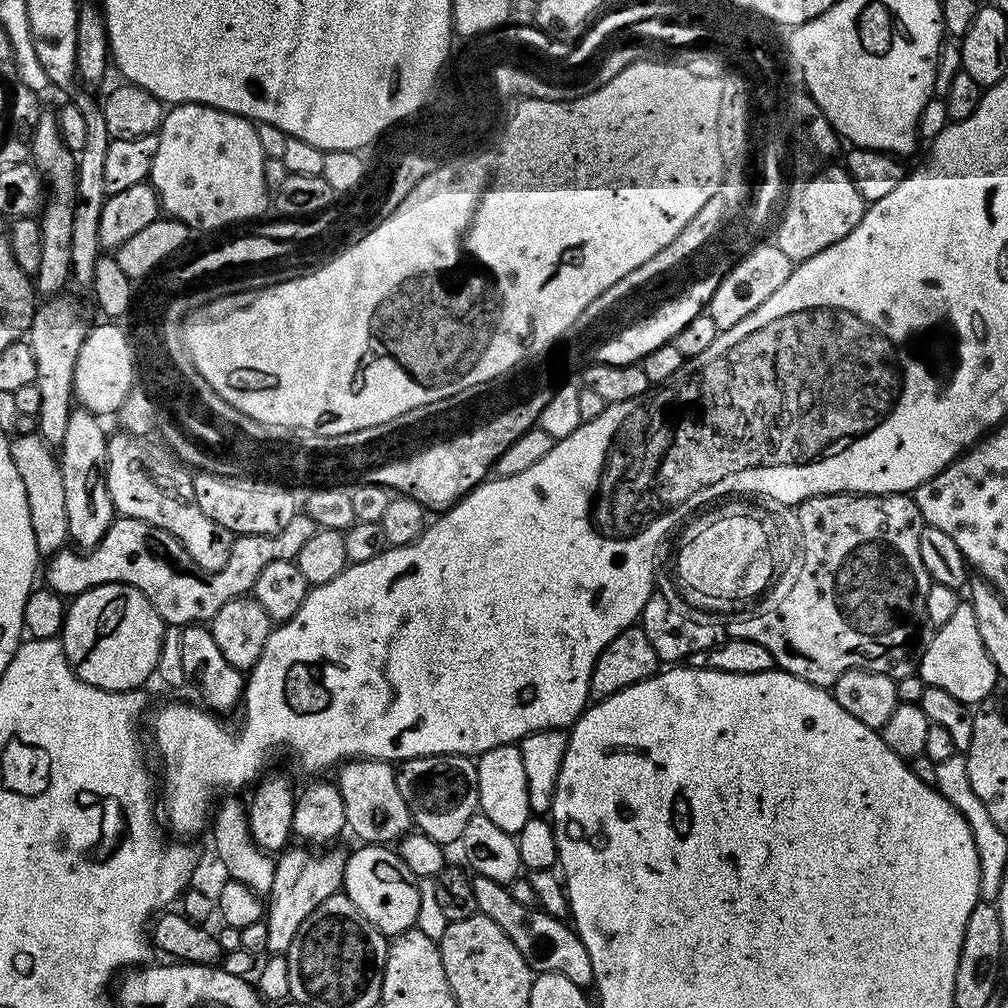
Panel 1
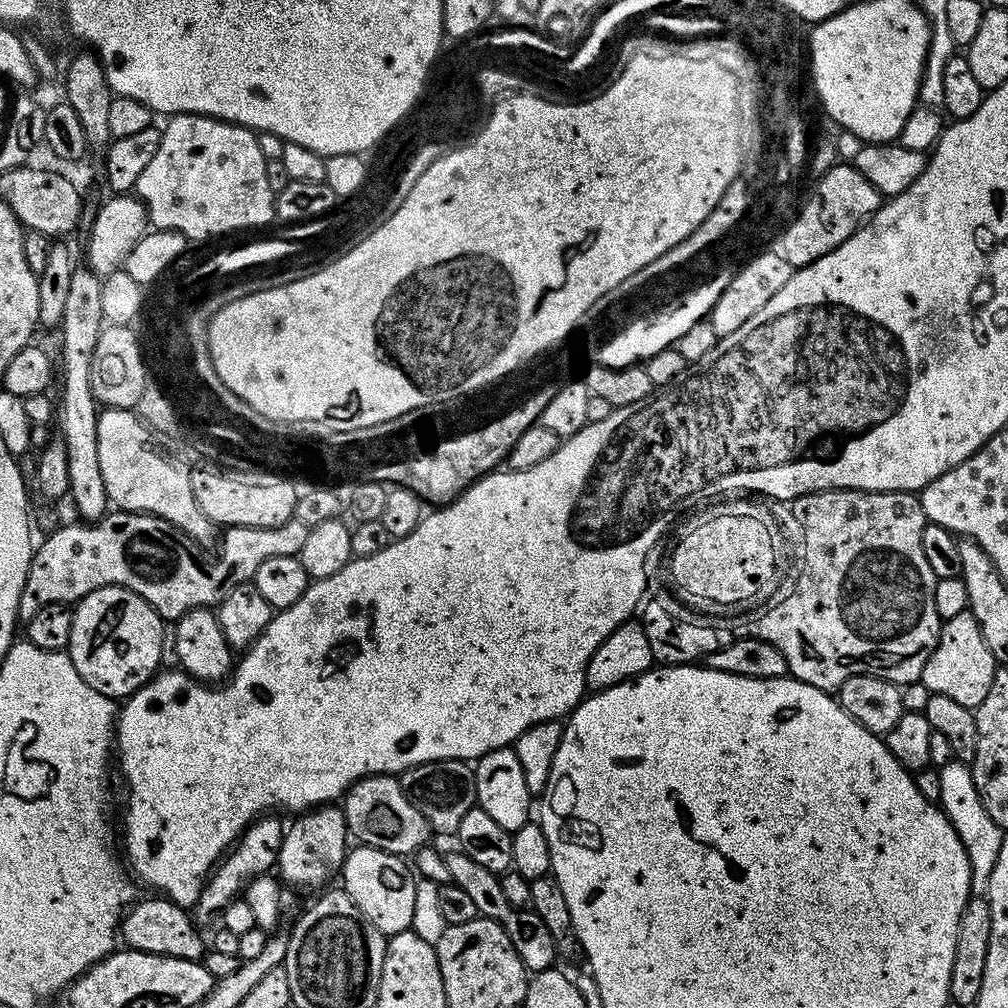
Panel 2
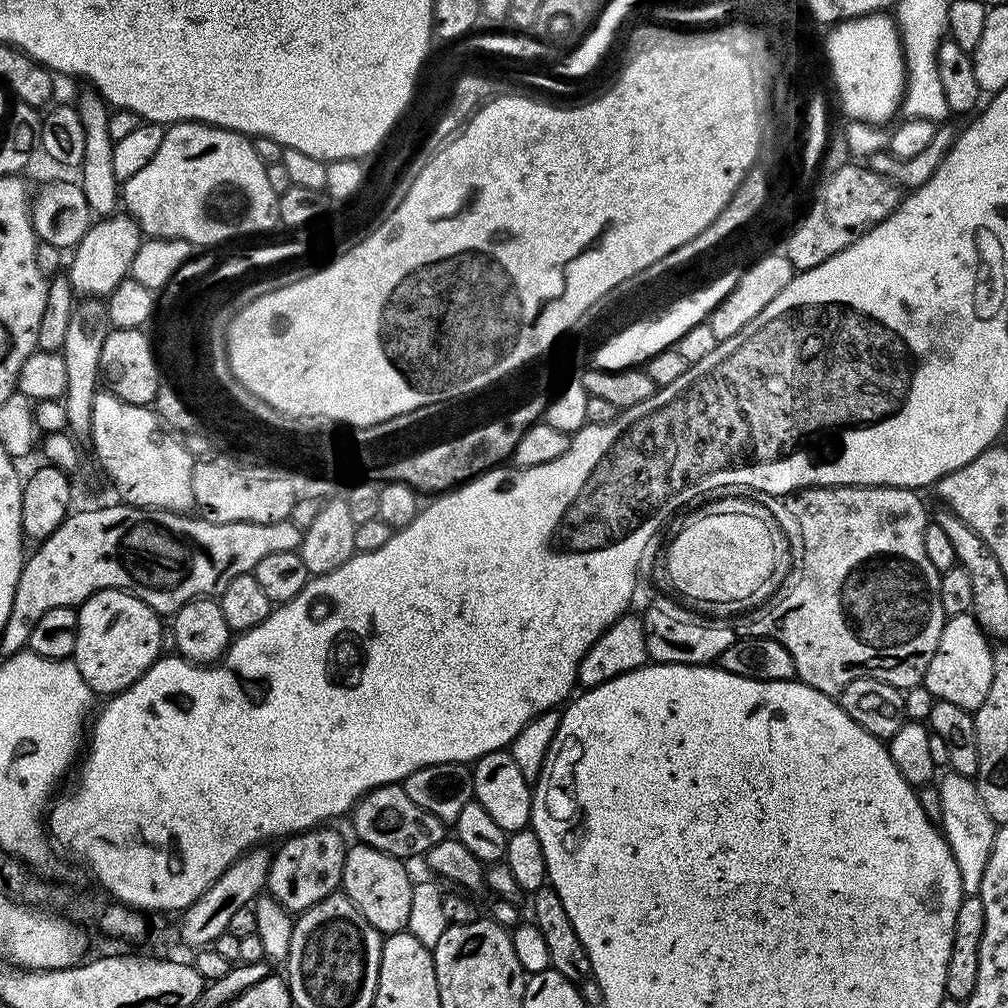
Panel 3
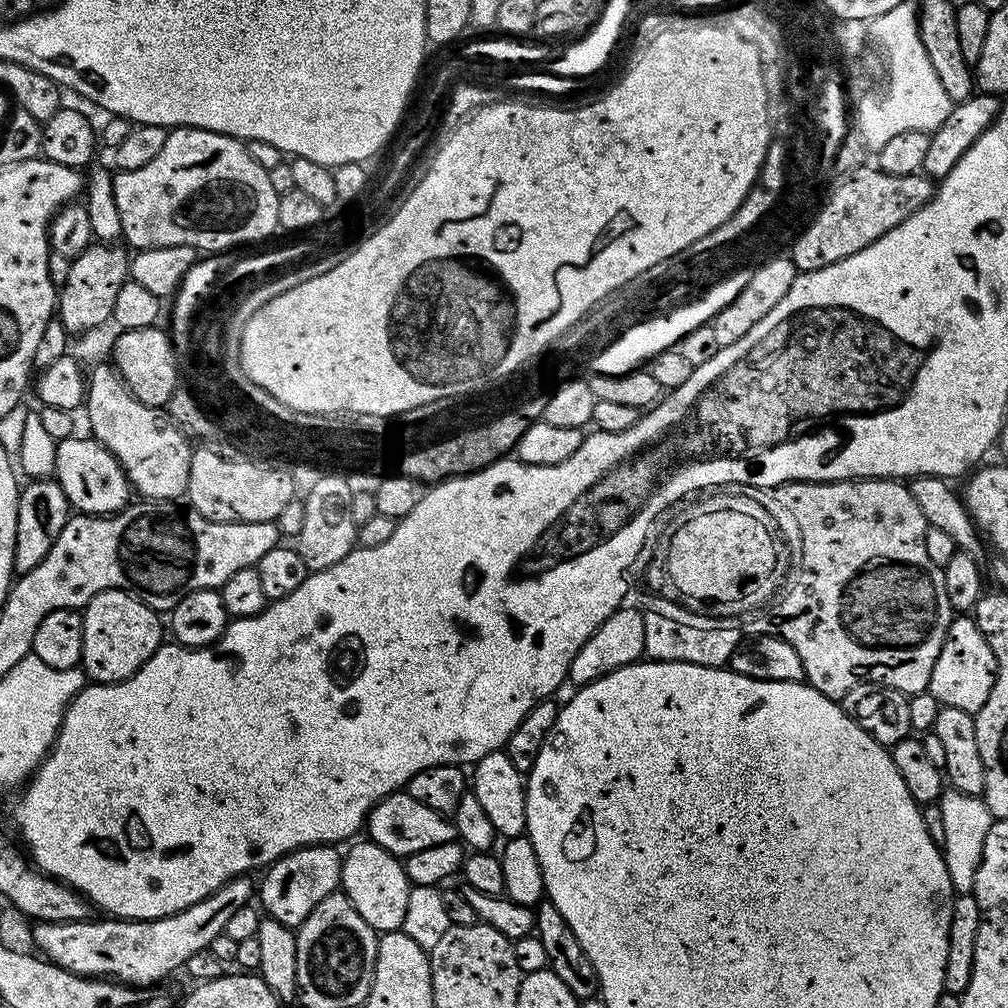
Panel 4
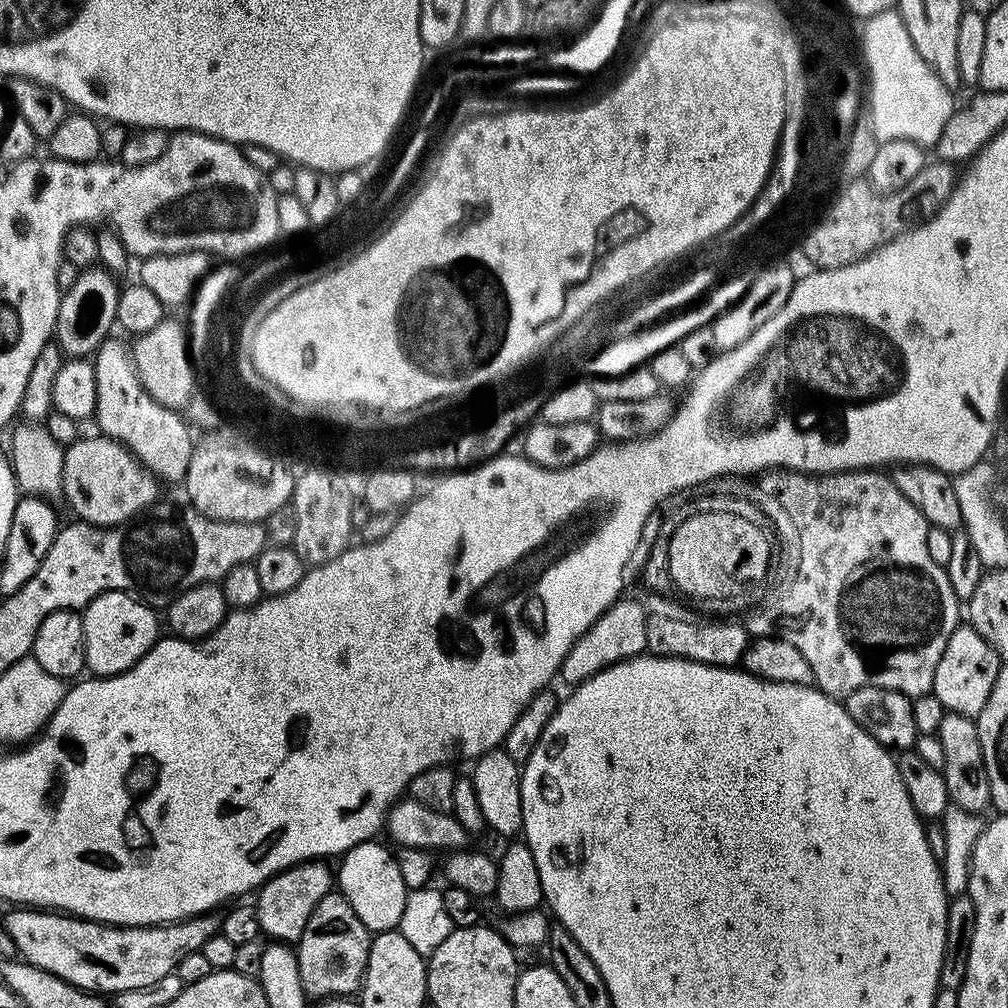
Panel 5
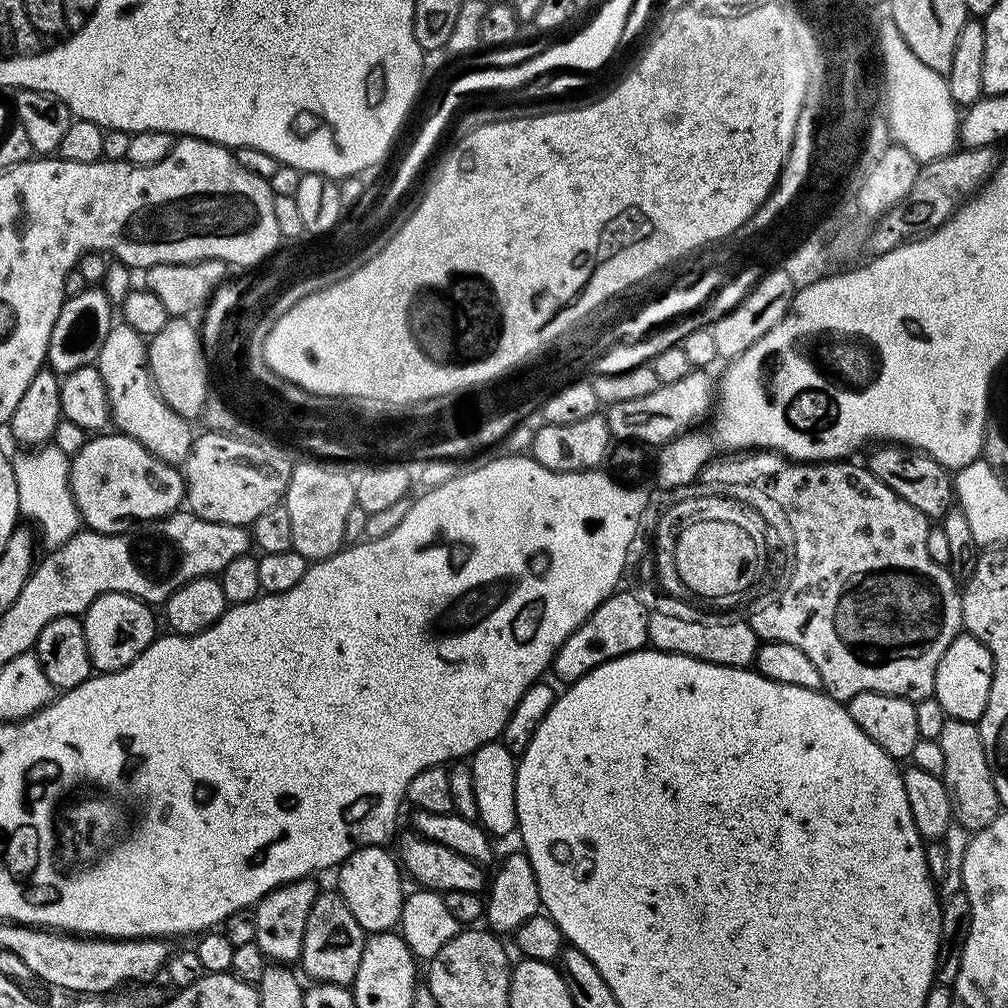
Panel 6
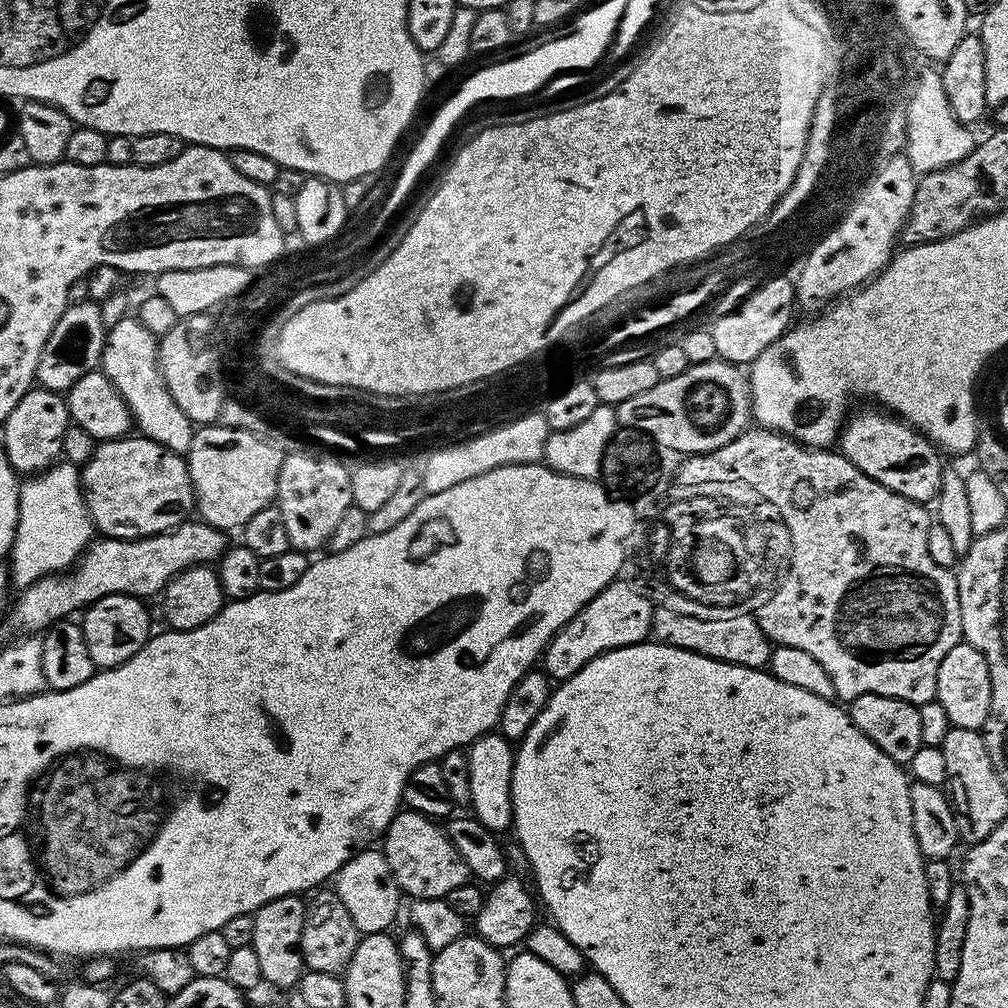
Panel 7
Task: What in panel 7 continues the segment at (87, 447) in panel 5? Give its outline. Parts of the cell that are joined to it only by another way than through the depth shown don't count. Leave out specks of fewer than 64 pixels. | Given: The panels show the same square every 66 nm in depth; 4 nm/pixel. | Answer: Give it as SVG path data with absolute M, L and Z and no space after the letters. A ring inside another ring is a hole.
M139 434L101 441L81 469L81 488L93 527L107 539L140 539L168 532L185 523L195 509L185 457Z

